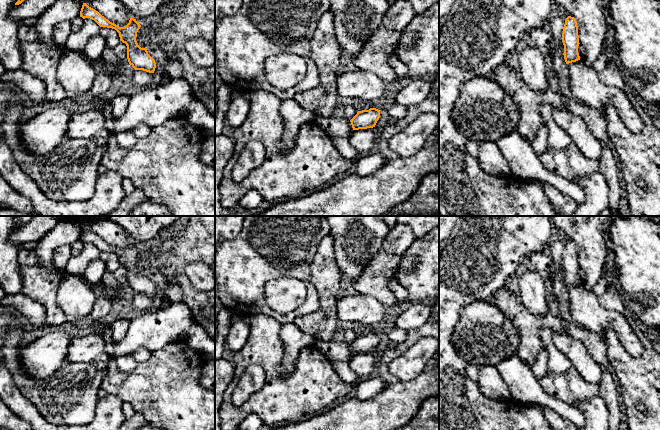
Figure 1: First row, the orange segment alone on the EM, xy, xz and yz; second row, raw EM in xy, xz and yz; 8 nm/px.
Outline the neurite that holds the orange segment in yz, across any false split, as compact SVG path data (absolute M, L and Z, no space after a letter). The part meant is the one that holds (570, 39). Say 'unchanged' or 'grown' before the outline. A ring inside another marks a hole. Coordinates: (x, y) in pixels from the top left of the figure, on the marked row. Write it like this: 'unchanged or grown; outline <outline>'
unchanged; outline M568 16L565 20L562 33L562 42L564 45L564 59L566 64L580 60L578 54L579 37L577 21L574 17Z

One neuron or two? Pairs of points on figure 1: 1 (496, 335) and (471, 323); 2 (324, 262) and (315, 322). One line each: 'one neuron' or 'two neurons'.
1: one neuron
2: one neuron

